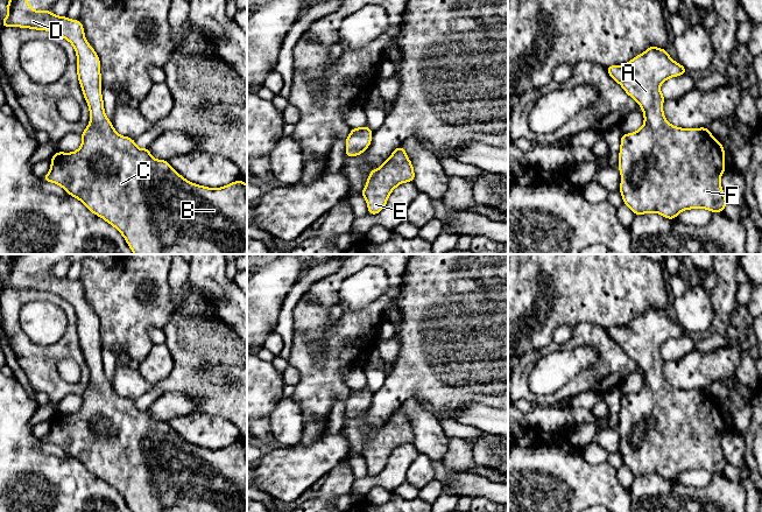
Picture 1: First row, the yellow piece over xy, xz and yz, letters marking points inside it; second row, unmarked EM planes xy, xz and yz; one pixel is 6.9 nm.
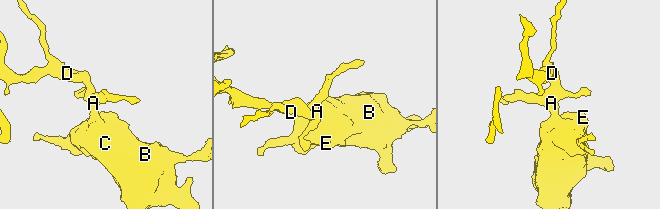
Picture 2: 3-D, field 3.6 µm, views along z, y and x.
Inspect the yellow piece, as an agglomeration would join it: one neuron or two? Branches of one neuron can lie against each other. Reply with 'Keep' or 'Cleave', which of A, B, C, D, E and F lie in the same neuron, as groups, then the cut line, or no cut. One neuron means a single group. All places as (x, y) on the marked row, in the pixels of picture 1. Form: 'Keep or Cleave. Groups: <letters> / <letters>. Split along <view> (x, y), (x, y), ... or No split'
Keep. Groups: A B C D E F. No split

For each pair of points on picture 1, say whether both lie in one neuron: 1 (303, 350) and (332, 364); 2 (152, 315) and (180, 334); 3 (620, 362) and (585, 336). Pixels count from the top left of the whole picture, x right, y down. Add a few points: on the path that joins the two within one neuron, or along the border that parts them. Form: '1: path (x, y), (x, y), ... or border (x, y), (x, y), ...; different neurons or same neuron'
1: path (309, 357), (312, 360), (325, 364); same neuron
2: border (171, 297), (173, 315), (162, 328); different neurons
3: path (612, 353), (593, 336); same neuron

